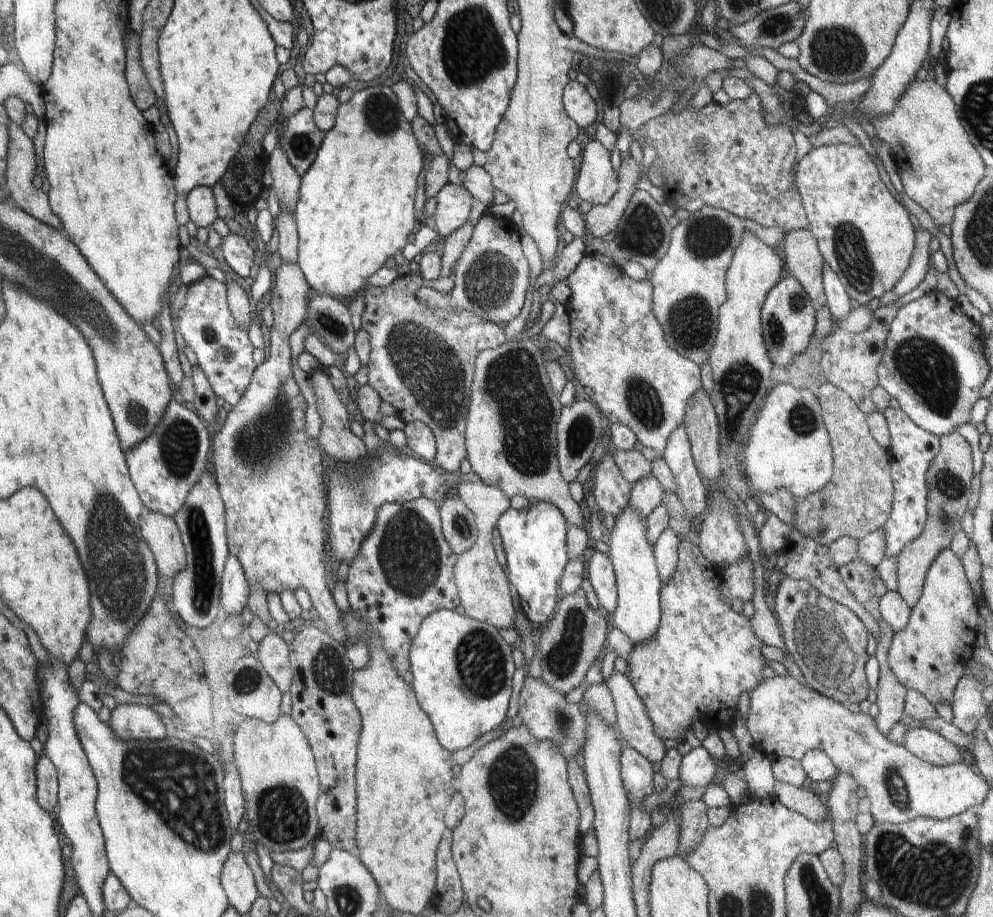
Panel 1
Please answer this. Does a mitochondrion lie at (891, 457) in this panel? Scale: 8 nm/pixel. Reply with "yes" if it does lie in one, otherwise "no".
no

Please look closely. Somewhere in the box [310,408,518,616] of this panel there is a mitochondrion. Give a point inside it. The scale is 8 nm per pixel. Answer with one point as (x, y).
(408, 552)

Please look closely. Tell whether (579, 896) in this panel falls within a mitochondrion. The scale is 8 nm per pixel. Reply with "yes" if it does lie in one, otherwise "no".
no

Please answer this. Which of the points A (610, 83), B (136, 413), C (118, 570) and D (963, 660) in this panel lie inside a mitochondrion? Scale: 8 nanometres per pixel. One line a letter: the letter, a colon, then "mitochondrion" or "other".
A: mitochondrion
B: mitochondrion
C: mitochondrion
D: other

